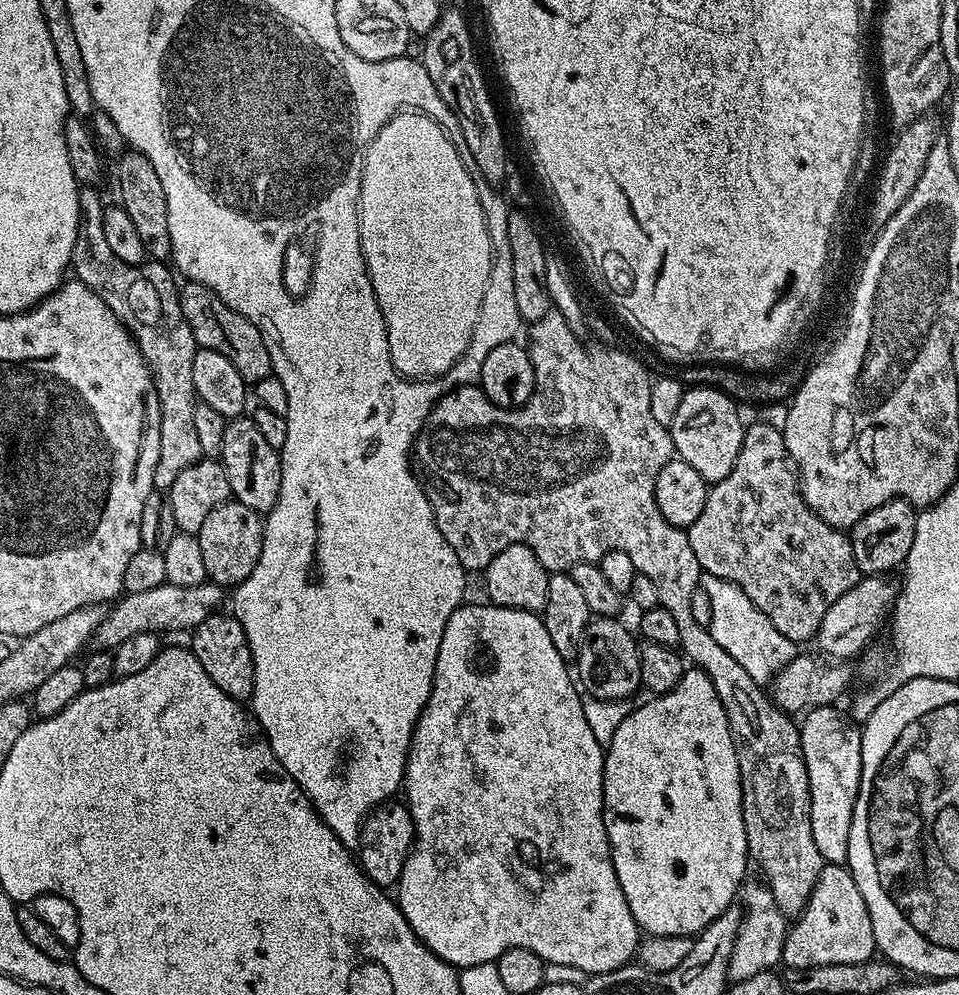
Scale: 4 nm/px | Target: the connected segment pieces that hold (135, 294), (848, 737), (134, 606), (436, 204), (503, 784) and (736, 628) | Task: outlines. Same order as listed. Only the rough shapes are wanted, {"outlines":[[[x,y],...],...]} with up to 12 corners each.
{"outlines":[[[80,190],[70,268],[122,321],[162,418],[154,489],[202,458],[194,354],[173,269],[127,264]],[[831,704],[799,721],[825,864],[847,865],[862,728]],[[221,585],[130,592],[90,644],[117,648],[143,632],[191,633],[221,611]],[[423,112],[365,148],[358,234],[402,376],[470,346],[492,243]],[[450,614],[395,899],[457,970],[633,963],[543,619]],[[701,573],[709,632],[761,684],[798,654],[736,583]]]}

